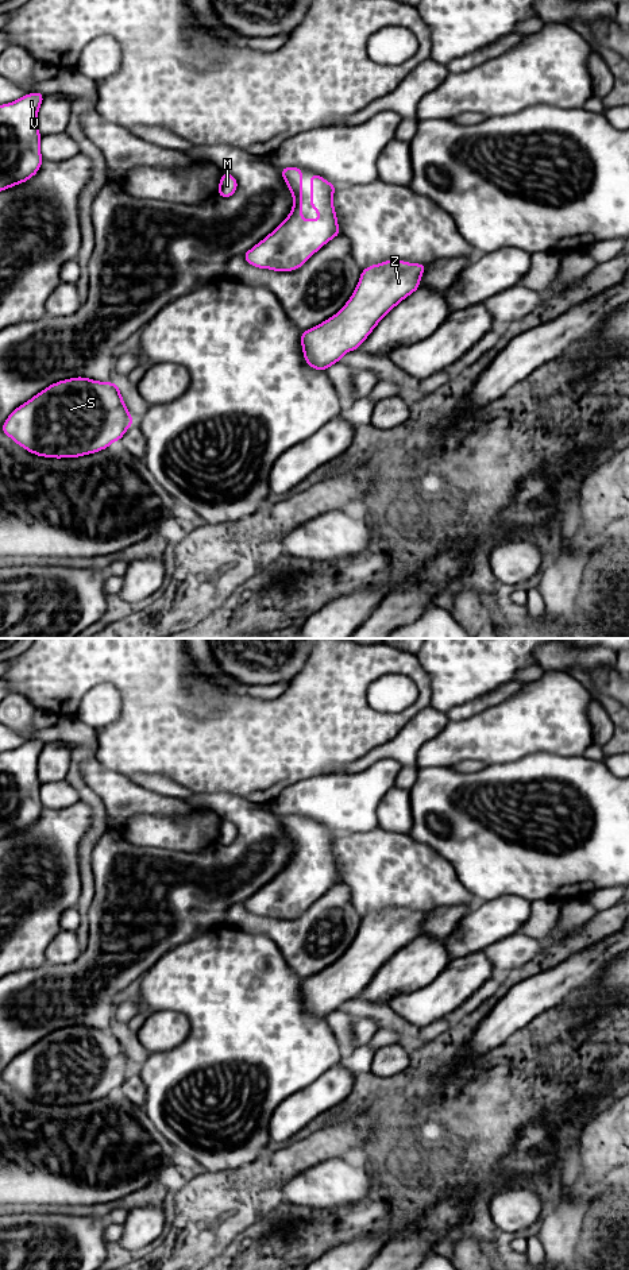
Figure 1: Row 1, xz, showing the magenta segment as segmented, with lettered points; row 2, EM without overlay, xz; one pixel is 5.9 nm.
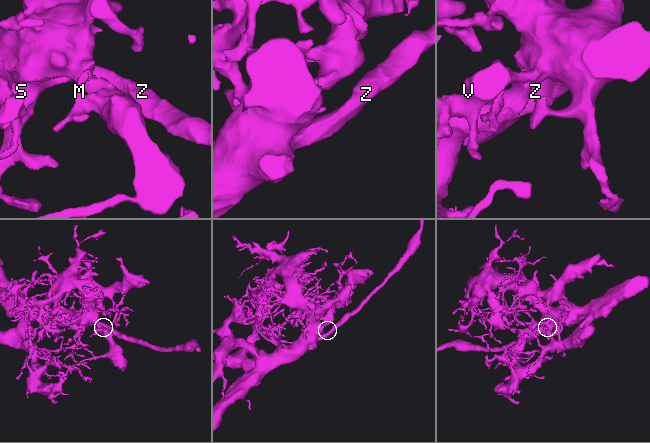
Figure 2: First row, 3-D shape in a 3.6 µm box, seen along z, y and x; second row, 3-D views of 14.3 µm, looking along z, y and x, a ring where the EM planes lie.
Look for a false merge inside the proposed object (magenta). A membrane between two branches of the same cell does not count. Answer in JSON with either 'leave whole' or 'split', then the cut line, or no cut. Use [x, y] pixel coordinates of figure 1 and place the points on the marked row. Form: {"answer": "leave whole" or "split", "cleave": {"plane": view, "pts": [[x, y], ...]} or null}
{"answer": "leave whole", "cleave": null}

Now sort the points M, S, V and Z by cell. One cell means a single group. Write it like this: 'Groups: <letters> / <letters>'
Groups: M S V Z

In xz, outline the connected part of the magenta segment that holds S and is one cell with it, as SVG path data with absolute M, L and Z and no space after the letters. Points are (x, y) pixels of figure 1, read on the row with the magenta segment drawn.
M84 377L55 382L18 406L4 421L1 432L26 451L43 458L80 458L121 440L134 424L119 385Z

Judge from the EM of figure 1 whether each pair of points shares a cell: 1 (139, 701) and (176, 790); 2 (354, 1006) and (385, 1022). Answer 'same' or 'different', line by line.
1: different
2: same

